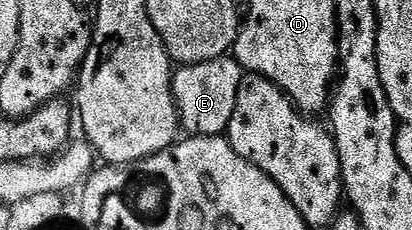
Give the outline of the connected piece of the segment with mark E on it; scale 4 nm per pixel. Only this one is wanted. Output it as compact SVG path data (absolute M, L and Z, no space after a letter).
M230 55L176 67L171 78L171 89L175 95L175 105L179 107L182 127L192 136L224 135L233 118L244 75L245 69Z

